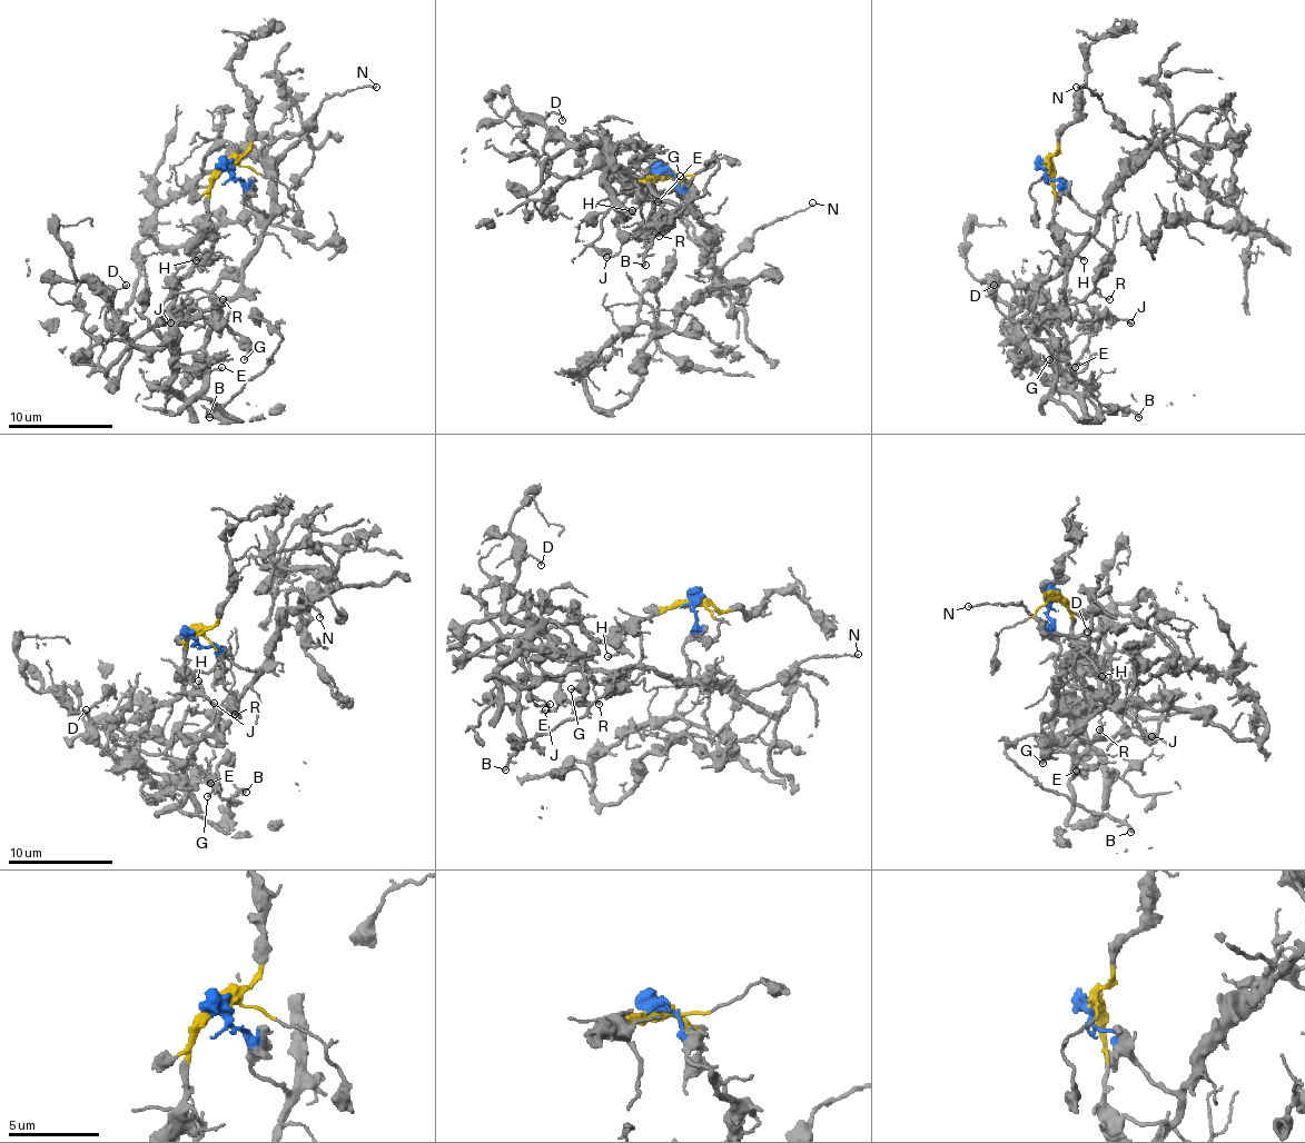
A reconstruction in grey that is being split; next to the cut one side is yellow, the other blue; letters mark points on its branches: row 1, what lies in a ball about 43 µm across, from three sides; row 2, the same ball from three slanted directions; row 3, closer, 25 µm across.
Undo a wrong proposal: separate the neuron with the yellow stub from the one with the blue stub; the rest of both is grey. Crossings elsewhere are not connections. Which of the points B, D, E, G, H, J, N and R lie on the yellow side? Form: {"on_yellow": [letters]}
{"on_yellow": ["D", "G", "H", "J"]}

